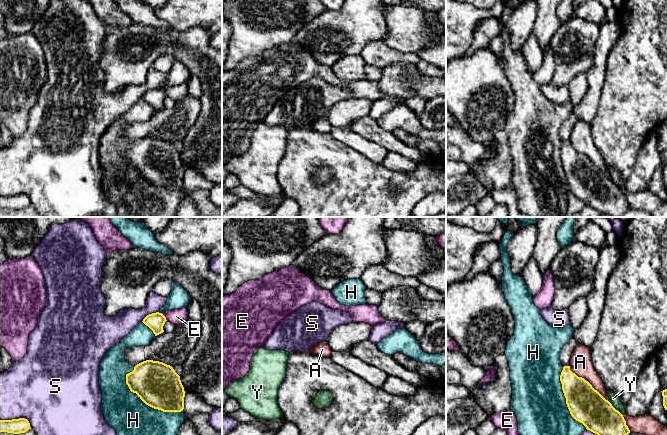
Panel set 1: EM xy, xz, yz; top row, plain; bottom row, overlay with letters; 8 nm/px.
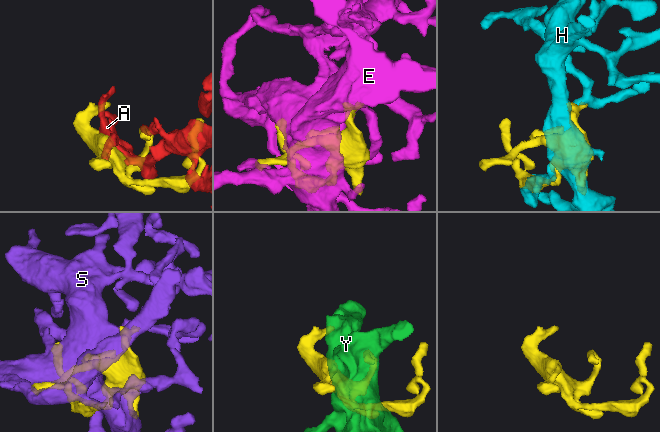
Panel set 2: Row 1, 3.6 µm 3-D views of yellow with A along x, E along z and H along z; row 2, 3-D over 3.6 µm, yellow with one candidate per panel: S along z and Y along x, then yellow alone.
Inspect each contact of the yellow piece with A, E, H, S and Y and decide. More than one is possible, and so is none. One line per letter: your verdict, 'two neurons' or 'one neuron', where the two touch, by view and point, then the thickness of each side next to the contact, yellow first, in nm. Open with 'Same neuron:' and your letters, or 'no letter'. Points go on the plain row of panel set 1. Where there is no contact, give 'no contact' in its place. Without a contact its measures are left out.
Same neuron: no letter
A: two neurons; meets yellow in yz at (588, 158); 280 nm thick on the yellow side, 180 nm on the other
E: two neurons; meets yellow in xy at (165, 93); 140 nm thick on the yellow side, 130 nm on the other
H: two neurons; meets yellow in xy at (148, 181); 360 nm thick on the yellow side, 460 nm on the other
S: two neurons; meets yellow in xy at (17, 195); 130 nm thick on the yellow side, 460 nm on the other
Y: two neurons; meets yellow in yz at (614, 184); 280 nm thick on the yellow side, 80 nm on the other

